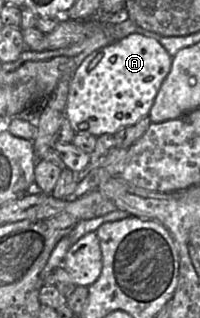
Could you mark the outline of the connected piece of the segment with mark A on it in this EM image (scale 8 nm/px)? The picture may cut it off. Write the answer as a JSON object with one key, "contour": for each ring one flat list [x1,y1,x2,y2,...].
{"contour":[[133,33,96,50,74,71,65,116,78,134,116,134,148,116,173,57,152,37]]}

